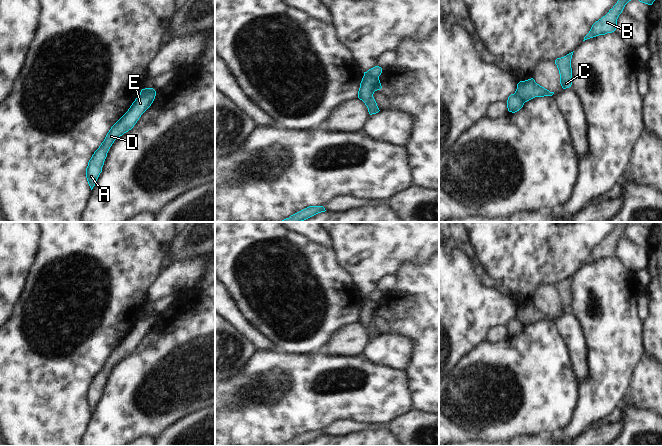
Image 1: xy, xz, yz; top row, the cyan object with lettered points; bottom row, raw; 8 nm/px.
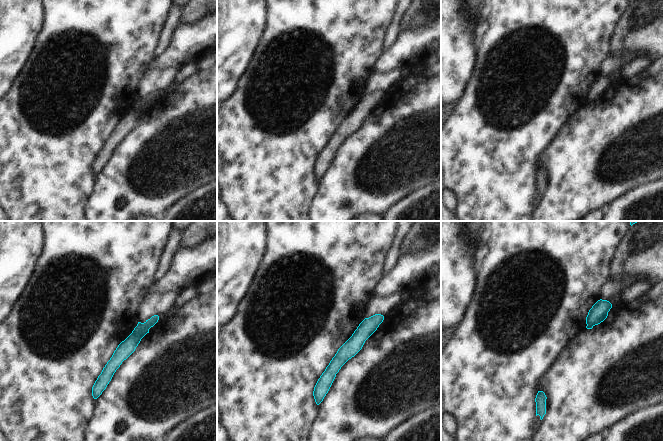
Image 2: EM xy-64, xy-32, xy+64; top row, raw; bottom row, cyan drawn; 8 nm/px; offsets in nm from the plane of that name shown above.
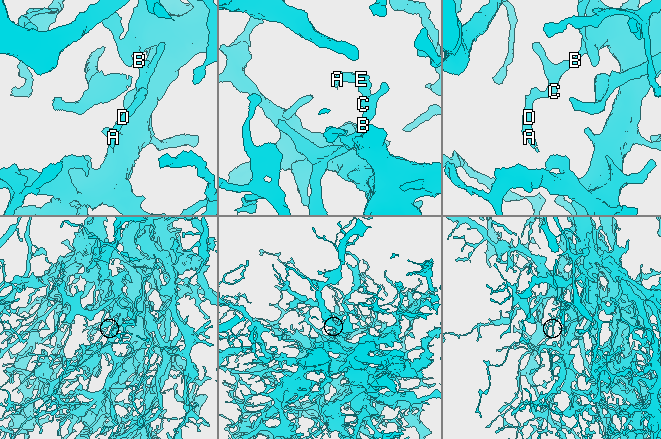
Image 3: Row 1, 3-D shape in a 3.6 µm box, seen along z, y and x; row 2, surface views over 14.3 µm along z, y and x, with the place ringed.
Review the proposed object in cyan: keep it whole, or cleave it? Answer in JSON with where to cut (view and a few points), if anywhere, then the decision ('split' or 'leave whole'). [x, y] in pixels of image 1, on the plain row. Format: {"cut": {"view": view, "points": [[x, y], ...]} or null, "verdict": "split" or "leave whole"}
{"cut": {"view": "xy", "points": [[154, 314], [140, 319]]}, "verdict": "split"}

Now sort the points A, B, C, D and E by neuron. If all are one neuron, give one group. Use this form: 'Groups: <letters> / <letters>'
Groups: A D E / B C.

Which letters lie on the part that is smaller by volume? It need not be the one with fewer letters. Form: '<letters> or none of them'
A, D, E

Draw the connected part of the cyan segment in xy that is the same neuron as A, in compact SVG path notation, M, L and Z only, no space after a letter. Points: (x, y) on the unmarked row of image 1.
M156 315L139 319L128 335L111 351L104 365L92 379L86 392L86 402L91 414L102 396L107 377L114 365L134 351L141 339L151 330L155 320Z

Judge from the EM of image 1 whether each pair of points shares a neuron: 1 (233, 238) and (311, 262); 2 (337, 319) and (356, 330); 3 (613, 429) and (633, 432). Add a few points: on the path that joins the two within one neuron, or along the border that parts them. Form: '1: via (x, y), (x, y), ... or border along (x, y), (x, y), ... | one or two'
1: via (252, 242), (292, 260) | one
2: border along (357, 321), (342, 326), (329, 339) | two
3: border along (616, 415), (621, 421), (622, 431), (620, 435) | two

